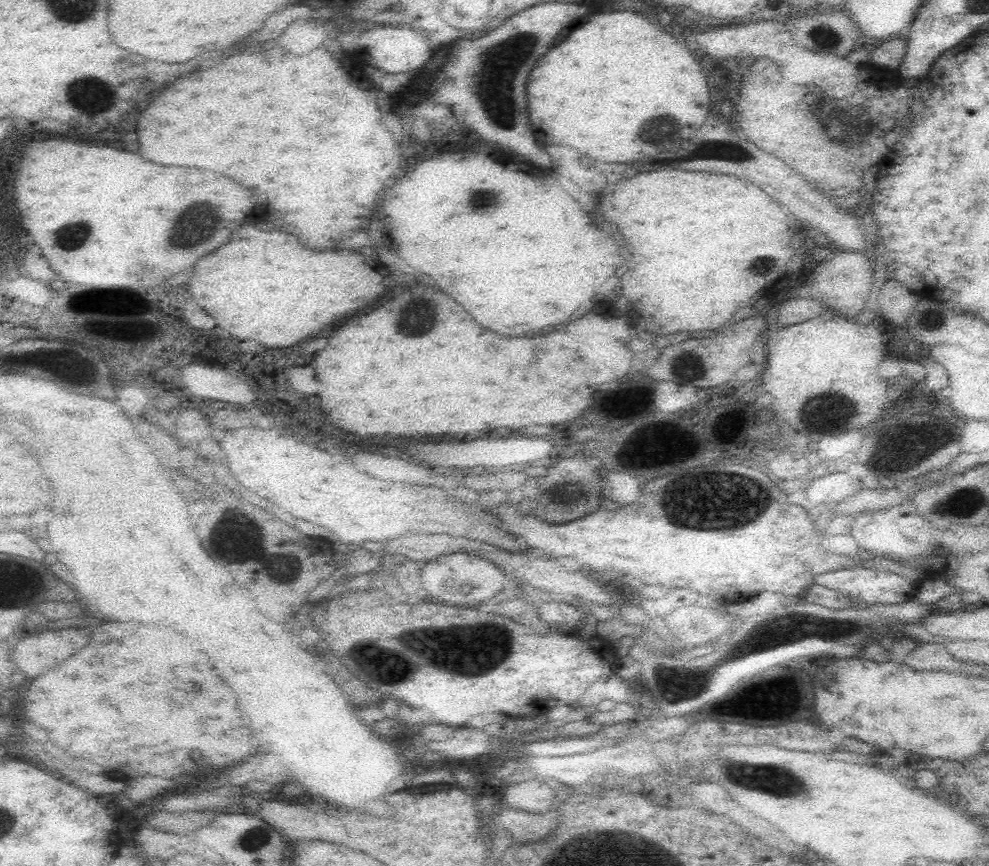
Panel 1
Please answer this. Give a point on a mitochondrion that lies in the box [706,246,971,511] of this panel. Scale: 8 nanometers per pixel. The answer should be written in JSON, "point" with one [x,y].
{"point":[925,441]}

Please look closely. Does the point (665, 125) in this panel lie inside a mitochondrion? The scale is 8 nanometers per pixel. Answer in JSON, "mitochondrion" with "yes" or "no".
{"mitochondrion":"yes"}

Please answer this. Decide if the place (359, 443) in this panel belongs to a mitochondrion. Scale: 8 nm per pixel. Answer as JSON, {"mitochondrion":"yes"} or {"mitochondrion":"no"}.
{"mitochondrion":"no"}

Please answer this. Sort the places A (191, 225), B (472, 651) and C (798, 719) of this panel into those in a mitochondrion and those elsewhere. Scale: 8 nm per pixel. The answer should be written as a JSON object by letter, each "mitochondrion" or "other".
{"A":"mitochondrion","B":"mitochondrion","C":"other"}

